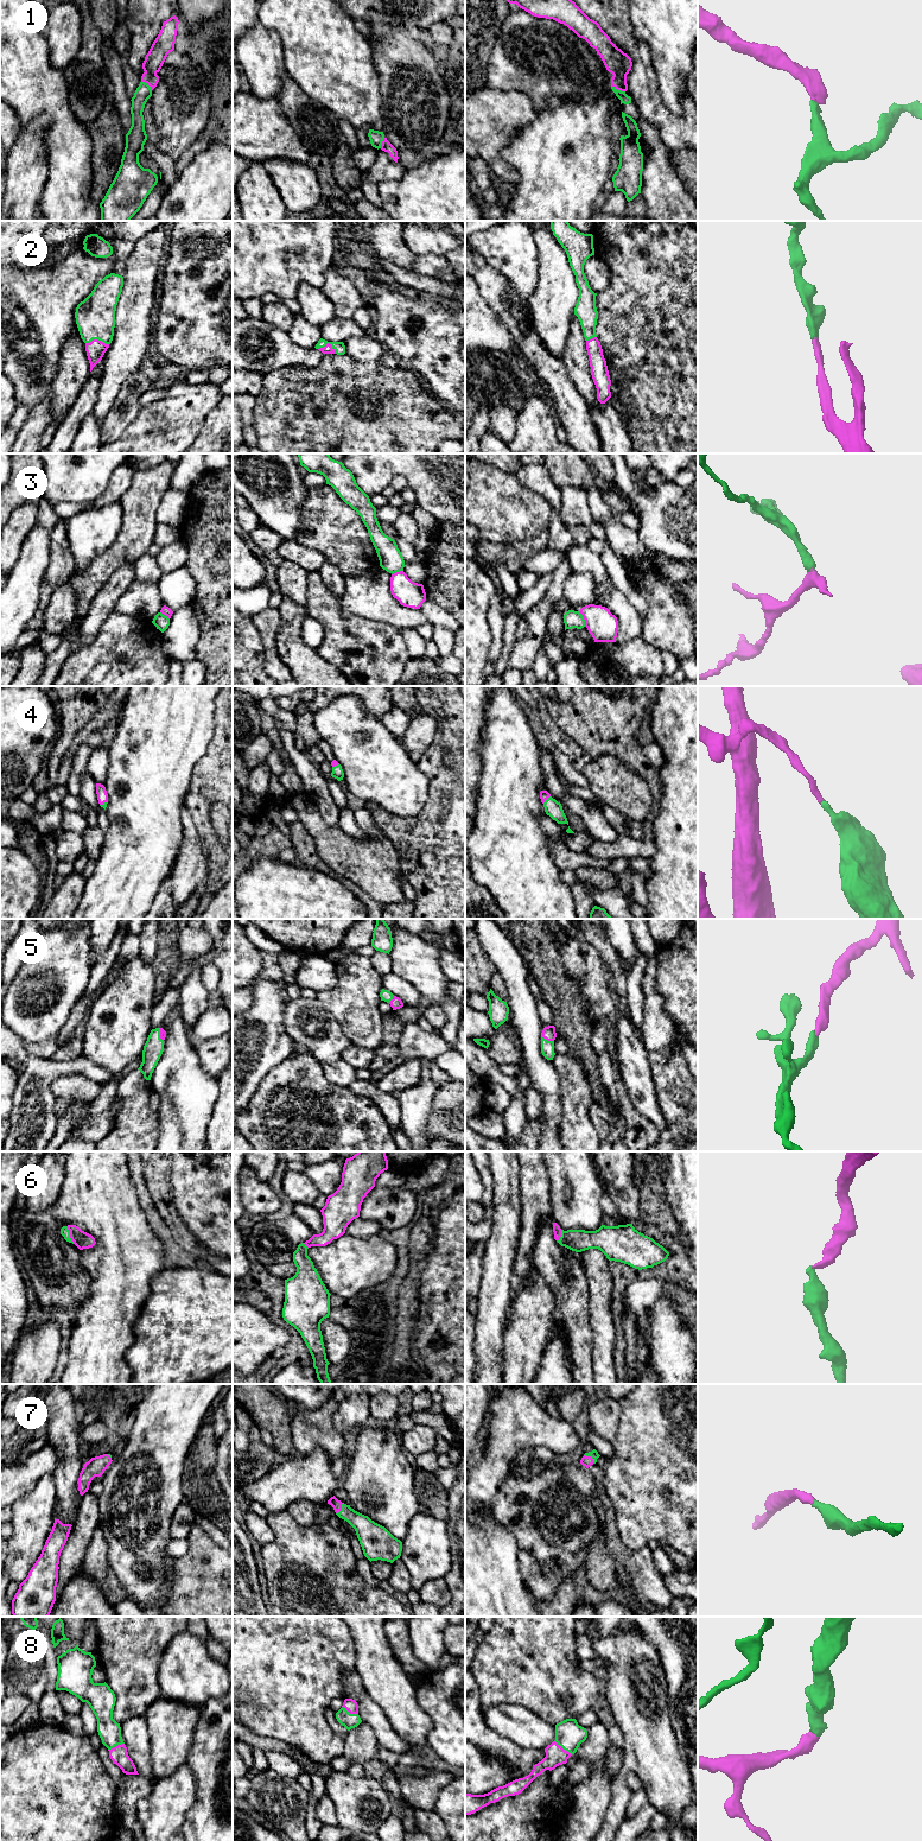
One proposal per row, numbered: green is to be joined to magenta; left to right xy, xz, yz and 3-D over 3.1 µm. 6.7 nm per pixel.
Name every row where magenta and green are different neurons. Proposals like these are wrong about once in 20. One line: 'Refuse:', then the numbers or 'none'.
Refuse: 3

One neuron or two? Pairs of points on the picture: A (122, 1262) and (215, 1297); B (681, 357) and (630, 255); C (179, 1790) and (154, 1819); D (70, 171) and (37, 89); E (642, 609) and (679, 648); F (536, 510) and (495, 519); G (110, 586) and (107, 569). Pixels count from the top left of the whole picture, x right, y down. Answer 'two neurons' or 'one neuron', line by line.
A: two neurons
B: one neuron
C: one neuron
D: one neuron
E: two neurons
F: one neuron
G: two neurons

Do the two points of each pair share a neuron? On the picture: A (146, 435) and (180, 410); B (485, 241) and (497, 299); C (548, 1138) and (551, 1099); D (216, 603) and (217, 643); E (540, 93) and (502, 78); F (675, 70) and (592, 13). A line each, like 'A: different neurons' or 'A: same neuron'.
A: same neuron
B: different neurons
C: same neuron
D: same neuron
E: same neuron
F: different neurons

